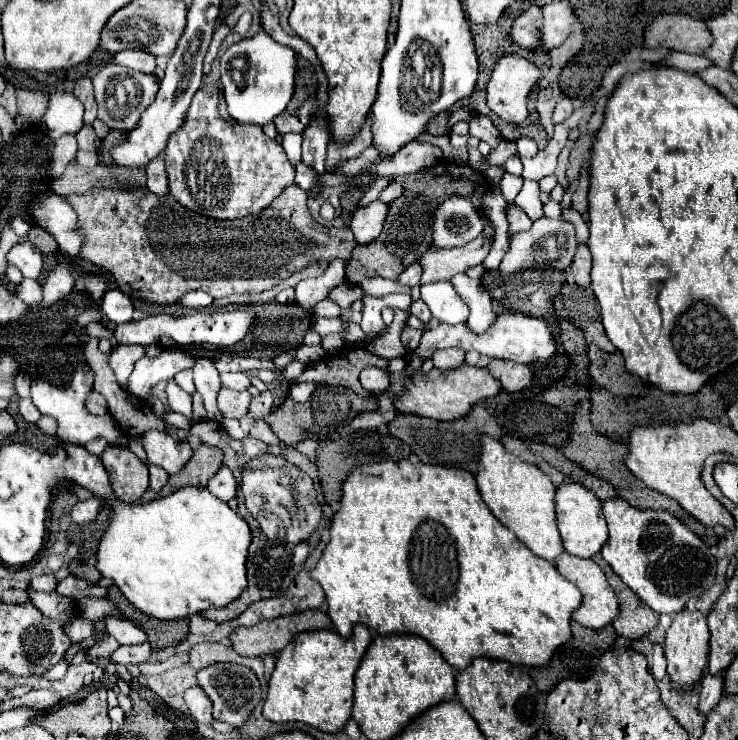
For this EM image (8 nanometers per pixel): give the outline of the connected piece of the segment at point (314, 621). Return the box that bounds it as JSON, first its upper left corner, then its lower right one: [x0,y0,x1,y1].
[229,610,331,656]

